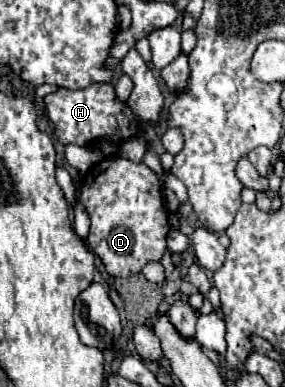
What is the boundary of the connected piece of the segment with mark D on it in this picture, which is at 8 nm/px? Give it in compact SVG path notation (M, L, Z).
M108 156L100 164L96 164L84 180L80 190L82 206L90 216L90 234L86 238L86 246L102 260L106 272L114 278L128 278L130 274L138 274L144 264L160 262L162 254L166 252L166 236L170 230L170 214L164 206L162 198L162 182L160 178L142 162L132 162L122 156Z

